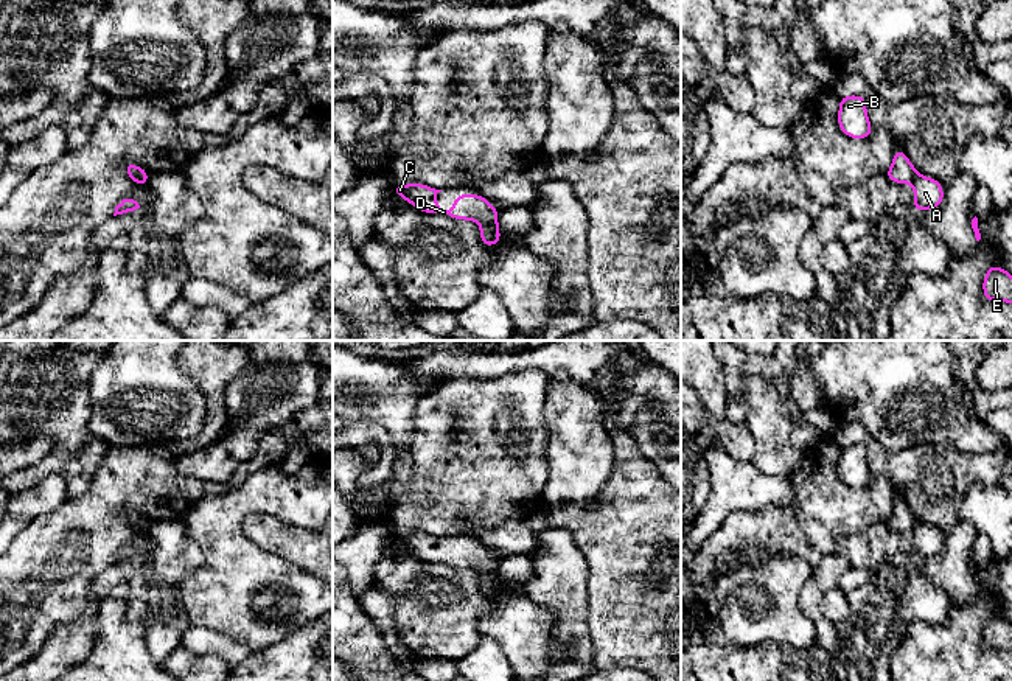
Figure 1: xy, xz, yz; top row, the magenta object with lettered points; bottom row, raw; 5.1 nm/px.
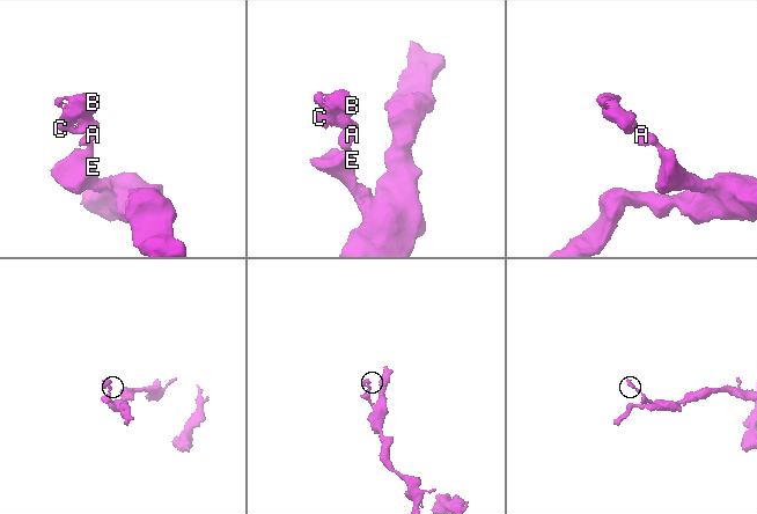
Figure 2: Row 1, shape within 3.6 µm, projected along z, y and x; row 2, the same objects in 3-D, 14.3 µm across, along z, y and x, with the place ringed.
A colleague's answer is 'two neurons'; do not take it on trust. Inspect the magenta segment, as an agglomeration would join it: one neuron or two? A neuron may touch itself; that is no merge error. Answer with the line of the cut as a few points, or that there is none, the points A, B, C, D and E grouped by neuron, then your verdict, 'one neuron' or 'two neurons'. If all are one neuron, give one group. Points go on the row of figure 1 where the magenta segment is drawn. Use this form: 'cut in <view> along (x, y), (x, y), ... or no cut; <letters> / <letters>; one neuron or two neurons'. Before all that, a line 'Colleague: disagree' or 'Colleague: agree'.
Colleague: agree
cut in xz along (495, 223), (481, 226); A E / B C D; two neurons

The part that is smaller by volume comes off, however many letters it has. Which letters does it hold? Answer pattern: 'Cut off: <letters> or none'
Cut off: B, C, D

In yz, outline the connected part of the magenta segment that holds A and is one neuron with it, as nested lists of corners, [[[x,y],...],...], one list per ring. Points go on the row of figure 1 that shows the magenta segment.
[[[916,174],[911,183],[916,191],[913,205],[916,213],[936,208],[944,202],[944,188],[939,180]]]

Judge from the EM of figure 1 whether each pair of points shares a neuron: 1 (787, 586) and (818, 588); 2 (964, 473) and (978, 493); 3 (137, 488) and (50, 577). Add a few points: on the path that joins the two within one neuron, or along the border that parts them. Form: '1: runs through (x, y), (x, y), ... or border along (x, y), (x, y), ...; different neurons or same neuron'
1: border along (813, 568), (799, 599), (799, 608), (812, 621); different neurons
2: border along (995, 484), (975, 482), (958, 504), (959, 518); different neurons
3: runs through (114, 507), (67, 554); same neuron

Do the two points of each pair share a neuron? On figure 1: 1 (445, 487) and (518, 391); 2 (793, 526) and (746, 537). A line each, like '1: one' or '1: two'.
1: one
2: one

